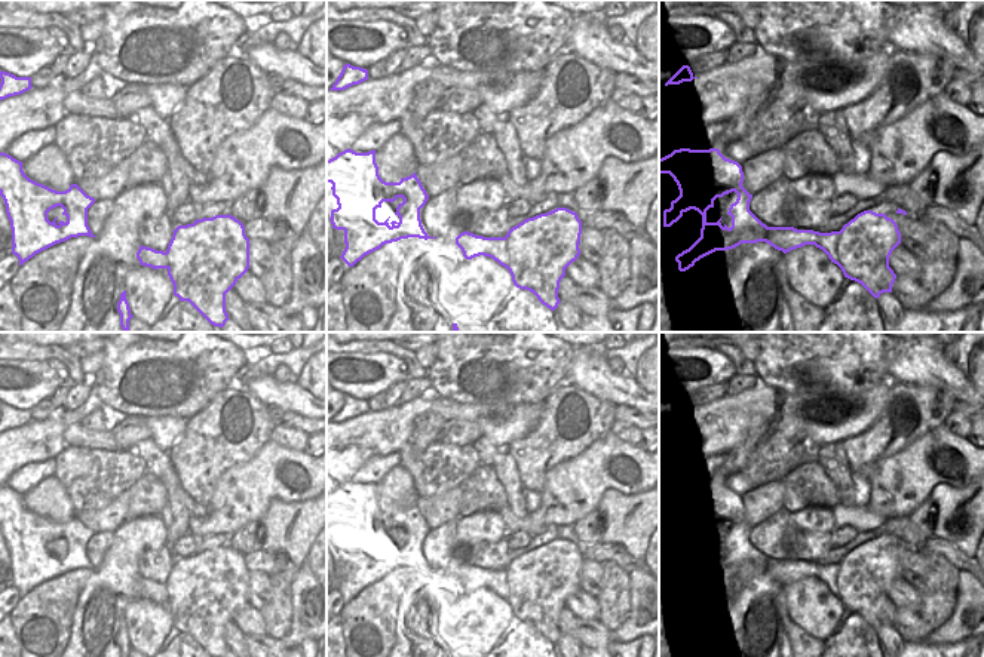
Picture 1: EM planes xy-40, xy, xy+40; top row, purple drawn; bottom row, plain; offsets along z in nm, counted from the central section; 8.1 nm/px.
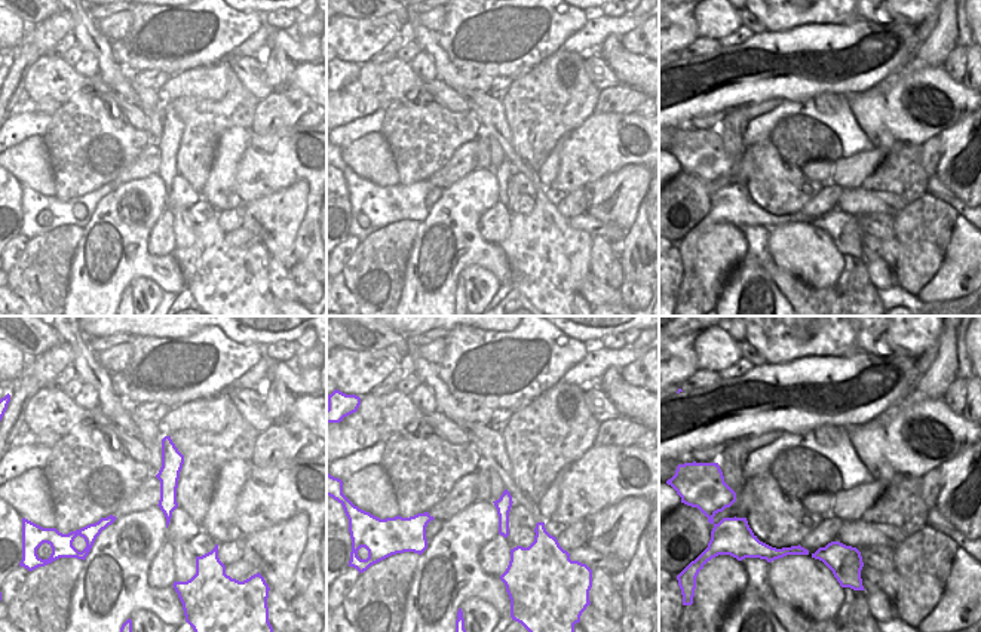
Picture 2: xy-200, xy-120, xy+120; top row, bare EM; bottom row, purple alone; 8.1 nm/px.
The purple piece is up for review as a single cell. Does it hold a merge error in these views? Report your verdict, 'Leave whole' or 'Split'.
Split.

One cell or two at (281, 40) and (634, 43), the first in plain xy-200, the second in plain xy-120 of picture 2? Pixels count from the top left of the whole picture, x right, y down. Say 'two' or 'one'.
one

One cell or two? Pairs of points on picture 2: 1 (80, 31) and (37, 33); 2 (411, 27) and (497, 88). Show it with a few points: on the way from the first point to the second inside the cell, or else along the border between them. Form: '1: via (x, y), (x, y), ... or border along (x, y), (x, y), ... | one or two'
1: border along (69, 15), (73, 30) | two
2: border along (490, 92), (499, 100) | two

